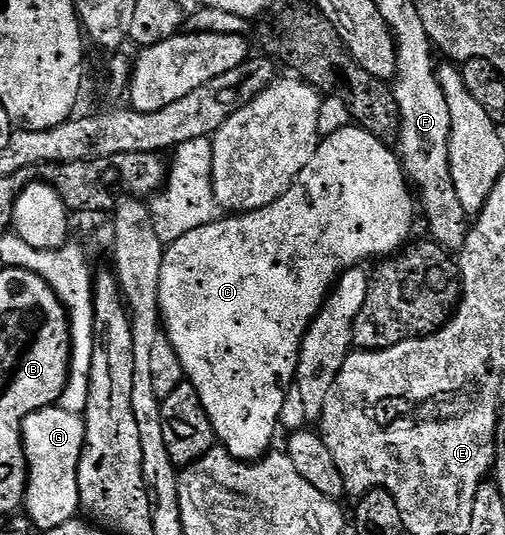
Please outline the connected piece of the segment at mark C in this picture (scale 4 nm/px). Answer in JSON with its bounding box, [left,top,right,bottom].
[159,126,417,462]

